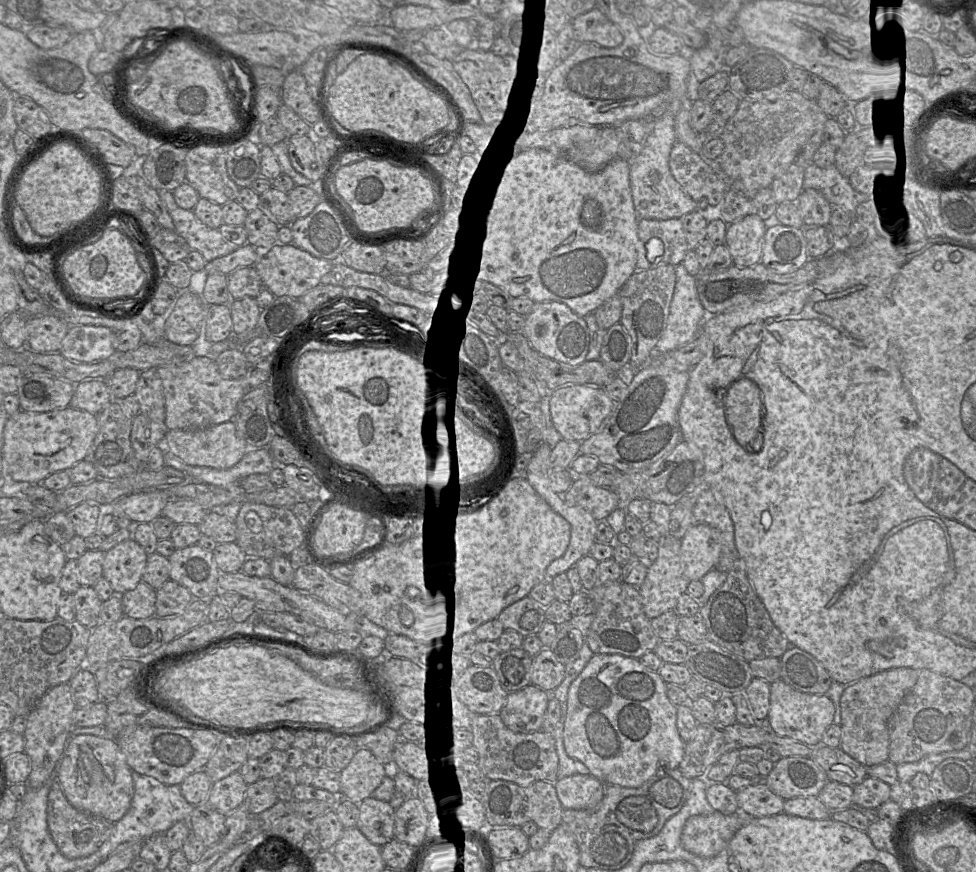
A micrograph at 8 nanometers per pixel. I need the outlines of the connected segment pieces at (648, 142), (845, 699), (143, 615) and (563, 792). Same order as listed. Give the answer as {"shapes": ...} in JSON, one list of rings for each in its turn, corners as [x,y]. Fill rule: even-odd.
{"shapes":[[[[663,114],[654,119],[654,129],[638,146],[638,151],[630,160],[630,184],[638,221],[681,218],[698,208],[698,203],[682,190],[669,168],[670,152],[676,141],[675,117]]],[[[900,667],[864,677],[846,686],[840,698],[840,749],[867,768],[888,761],[888,721],[914,687],[918,676],[918,670]]],[[[143,581],[120,597],[124,616],[133,619],[146,619],[155,616],[156,590]]],[[[571,775],[558,779],[555,789],[562,807],[573,810],[595,808],[604,795],[604,784],[592,775]]]]}

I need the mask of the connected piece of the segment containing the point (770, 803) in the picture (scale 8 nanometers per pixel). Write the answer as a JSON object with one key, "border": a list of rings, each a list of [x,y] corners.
{"border":[[[756,784],[736,791],[738,811],[750,817],[766,817],[783,812],[784,801],[766,784]]]}

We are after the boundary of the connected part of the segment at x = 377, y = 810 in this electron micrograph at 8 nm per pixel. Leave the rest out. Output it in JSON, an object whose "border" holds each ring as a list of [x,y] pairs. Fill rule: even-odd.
{"border":[[[372,796],[359,804],[357,828],[373,844],[383,847],[394,839],[395,810]]]}

